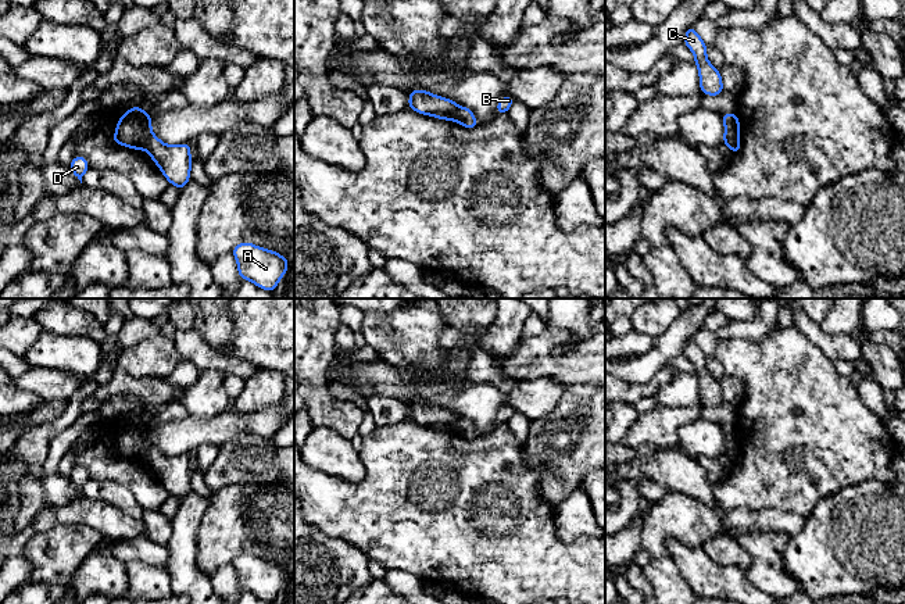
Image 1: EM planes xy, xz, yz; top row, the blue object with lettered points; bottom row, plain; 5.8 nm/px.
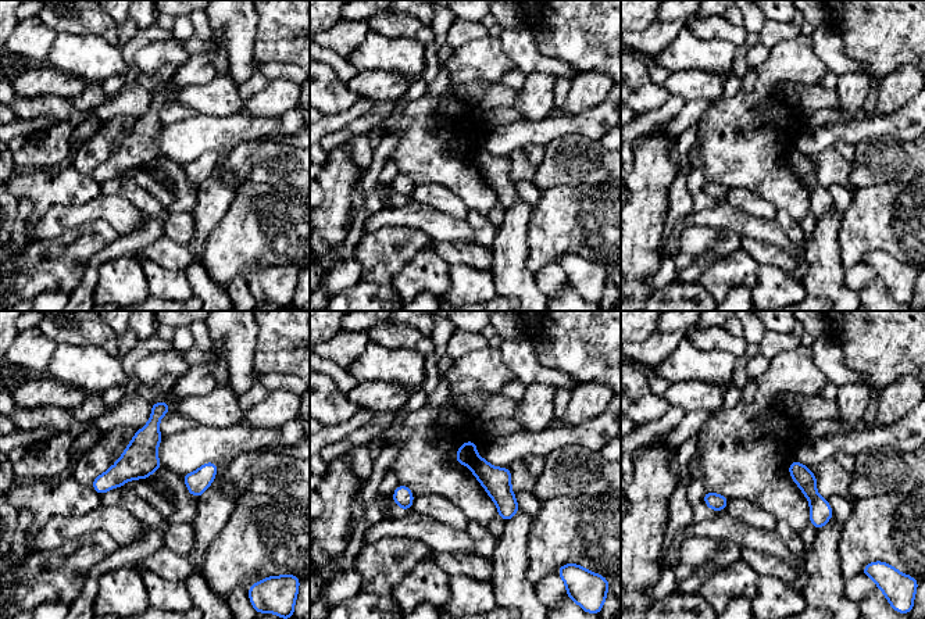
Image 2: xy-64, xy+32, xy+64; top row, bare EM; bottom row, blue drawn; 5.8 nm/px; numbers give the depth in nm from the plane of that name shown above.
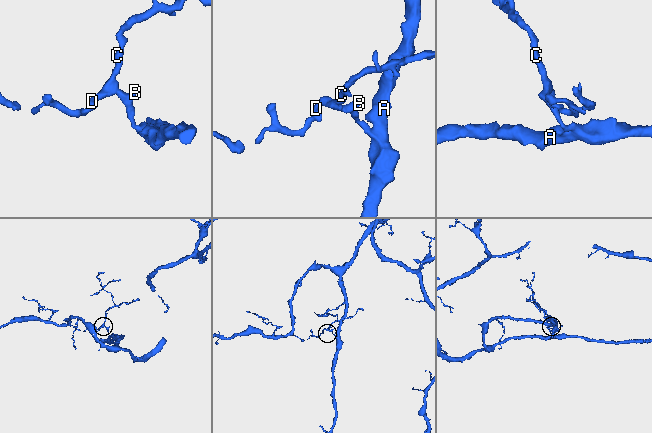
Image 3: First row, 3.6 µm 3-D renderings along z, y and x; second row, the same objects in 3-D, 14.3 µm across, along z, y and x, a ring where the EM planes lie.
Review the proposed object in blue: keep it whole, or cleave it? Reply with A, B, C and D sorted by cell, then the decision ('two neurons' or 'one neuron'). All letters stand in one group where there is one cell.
A B / C D | two neurons

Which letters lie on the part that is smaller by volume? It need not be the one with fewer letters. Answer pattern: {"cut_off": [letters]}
{"cut_off": ["C", "D"]}

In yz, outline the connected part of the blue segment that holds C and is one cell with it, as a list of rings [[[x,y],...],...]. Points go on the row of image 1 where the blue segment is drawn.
[[[691,25],[684,36],[684,44],[694,53],[695,65],[700,72],[700,89],[704,94],[718,96],[725,89],[718,68],[713,68],[707,58],[707,46]]]

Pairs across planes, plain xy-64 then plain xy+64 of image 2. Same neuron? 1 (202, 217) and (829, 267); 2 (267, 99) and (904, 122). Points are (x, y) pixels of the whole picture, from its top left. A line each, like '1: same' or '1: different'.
1: same
2: different

